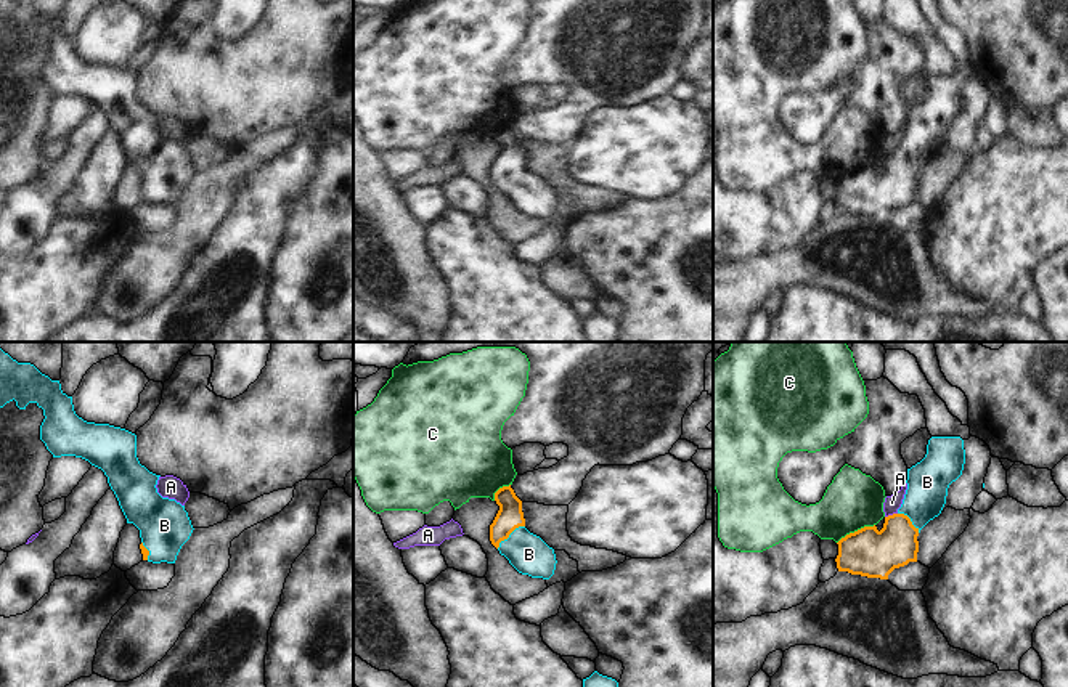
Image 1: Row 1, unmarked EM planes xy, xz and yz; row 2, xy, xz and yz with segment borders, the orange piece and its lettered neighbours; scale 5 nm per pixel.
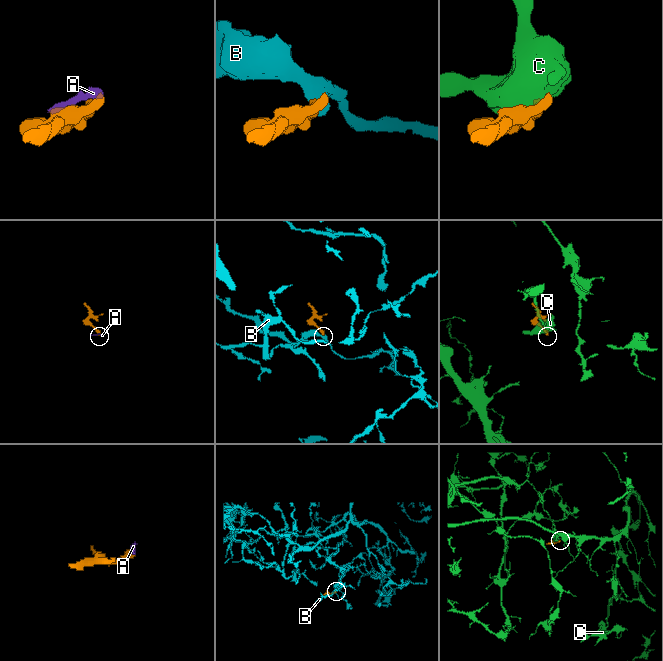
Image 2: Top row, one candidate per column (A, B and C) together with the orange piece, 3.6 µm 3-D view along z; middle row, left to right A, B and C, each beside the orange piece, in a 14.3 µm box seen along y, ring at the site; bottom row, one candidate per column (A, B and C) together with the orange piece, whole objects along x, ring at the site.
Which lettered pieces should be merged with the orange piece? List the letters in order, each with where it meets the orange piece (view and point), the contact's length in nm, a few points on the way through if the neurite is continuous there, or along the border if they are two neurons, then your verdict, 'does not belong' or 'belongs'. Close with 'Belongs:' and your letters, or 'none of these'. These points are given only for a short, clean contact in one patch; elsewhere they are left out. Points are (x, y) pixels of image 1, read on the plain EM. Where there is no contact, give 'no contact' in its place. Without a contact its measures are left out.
A: yz (890, 156) | 70 nm | along yz (896, 153), (885, 158) | does not belong
B: xz (509, 174) | 180 nm | across xz (509, 156), (509, 174), (529, 195) | belongs
C: yz (855, 172) | 220 nm | along yz (874, 164), (847, 174), (837, 183) | does not belong
Belongs: B

